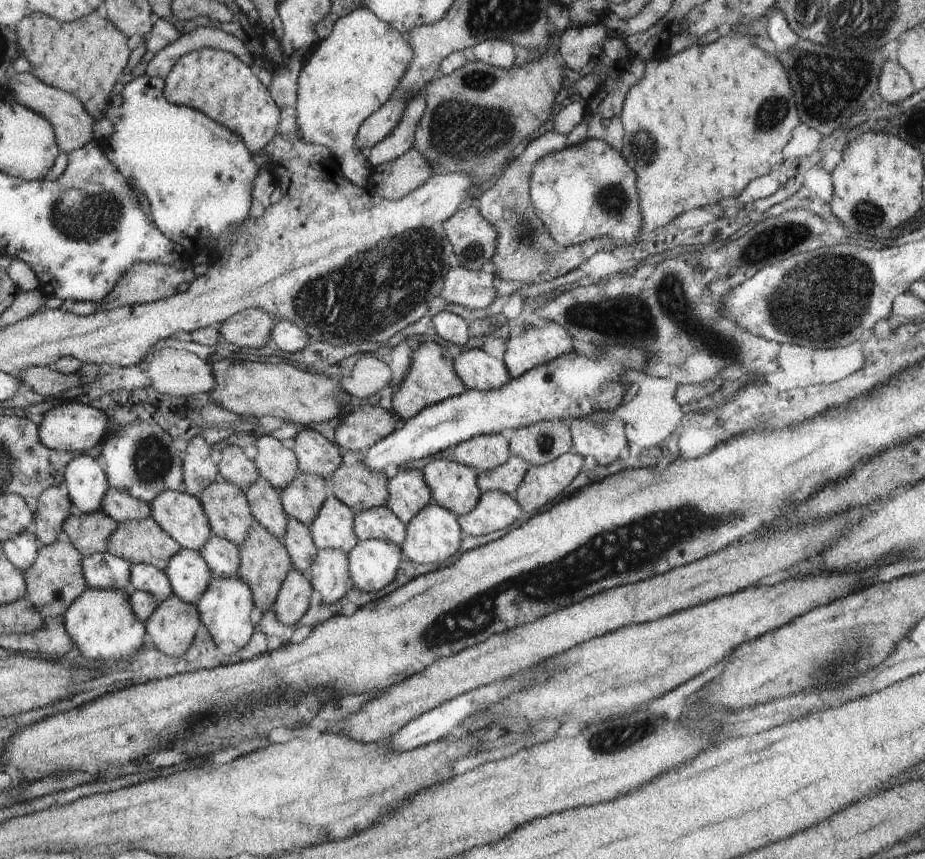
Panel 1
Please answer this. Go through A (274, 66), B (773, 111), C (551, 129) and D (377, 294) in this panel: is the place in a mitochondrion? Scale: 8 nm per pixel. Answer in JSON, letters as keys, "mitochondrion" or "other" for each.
{"A":"other","B":"mitochondrion","C":"other","D":"mitochondrion"}

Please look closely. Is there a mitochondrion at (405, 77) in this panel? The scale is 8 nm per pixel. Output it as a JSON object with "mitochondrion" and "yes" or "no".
{"mitochondrion":"no"}

